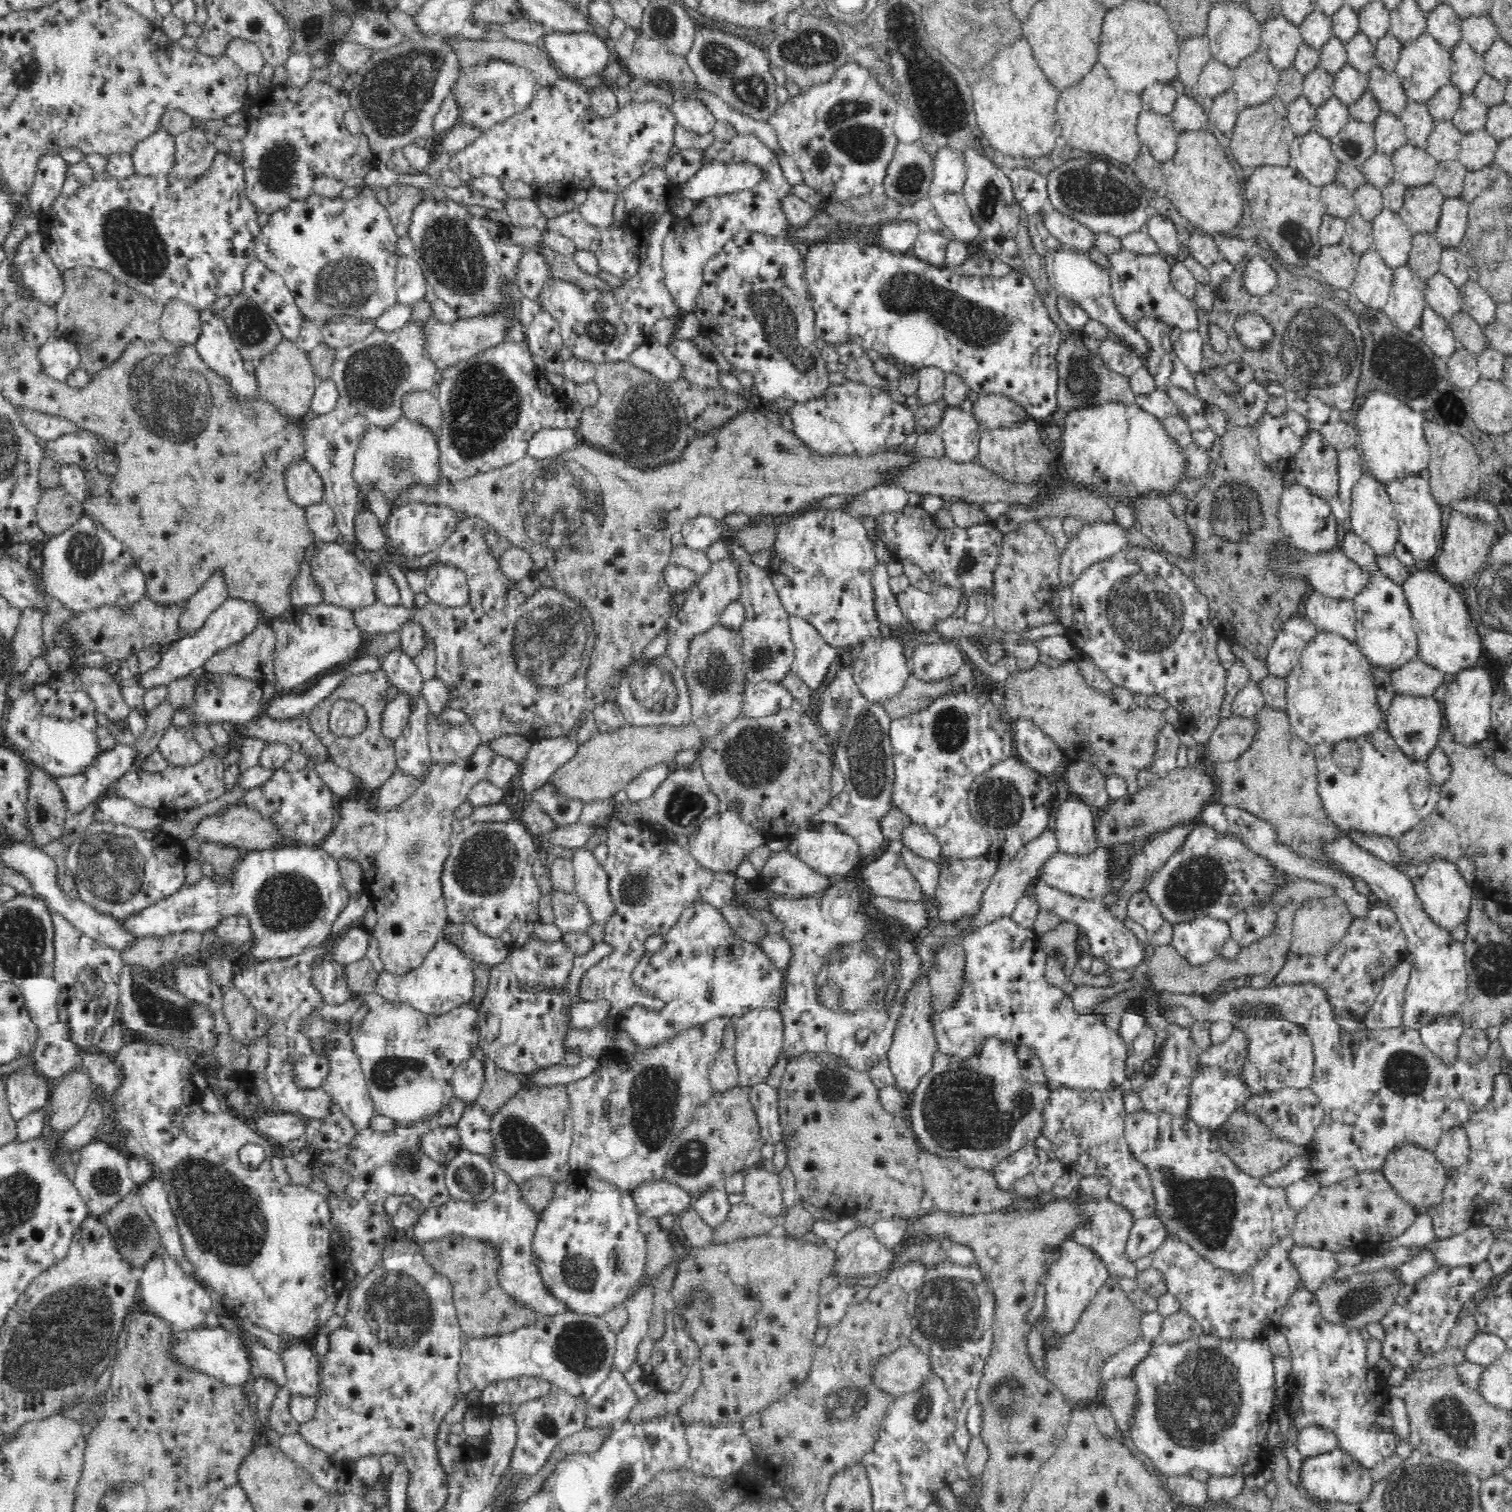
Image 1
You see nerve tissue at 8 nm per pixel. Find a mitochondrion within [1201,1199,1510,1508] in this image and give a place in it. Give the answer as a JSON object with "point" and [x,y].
{"point":[1450,1413]}

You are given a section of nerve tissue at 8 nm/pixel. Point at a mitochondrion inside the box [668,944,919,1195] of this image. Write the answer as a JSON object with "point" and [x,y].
{"point":[840,989]}

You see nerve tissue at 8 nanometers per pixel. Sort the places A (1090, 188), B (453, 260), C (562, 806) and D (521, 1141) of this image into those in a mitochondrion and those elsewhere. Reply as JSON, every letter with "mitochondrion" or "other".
{"A":"mitochondrion","B":"mitochondrion","C":"mitochondrion","D":"mitochondrion"}

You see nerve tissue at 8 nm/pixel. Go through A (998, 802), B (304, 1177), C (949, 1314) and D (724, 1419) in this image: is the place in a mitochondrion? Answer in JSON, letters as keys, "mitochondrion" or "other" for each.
{"A":"mitochondrion","B":"other","C":"mitochondrion","D":"other"}

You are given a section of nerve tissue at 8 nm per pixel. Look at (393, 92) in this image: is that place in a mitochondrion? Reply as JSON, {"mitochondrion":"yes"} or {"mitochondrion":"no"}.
{"mitochondrion":"yes"}

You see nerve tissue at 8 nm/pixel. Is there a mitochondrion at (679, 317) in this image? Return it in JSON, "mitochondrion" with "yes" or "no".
{"mitochondrion":"no"}

